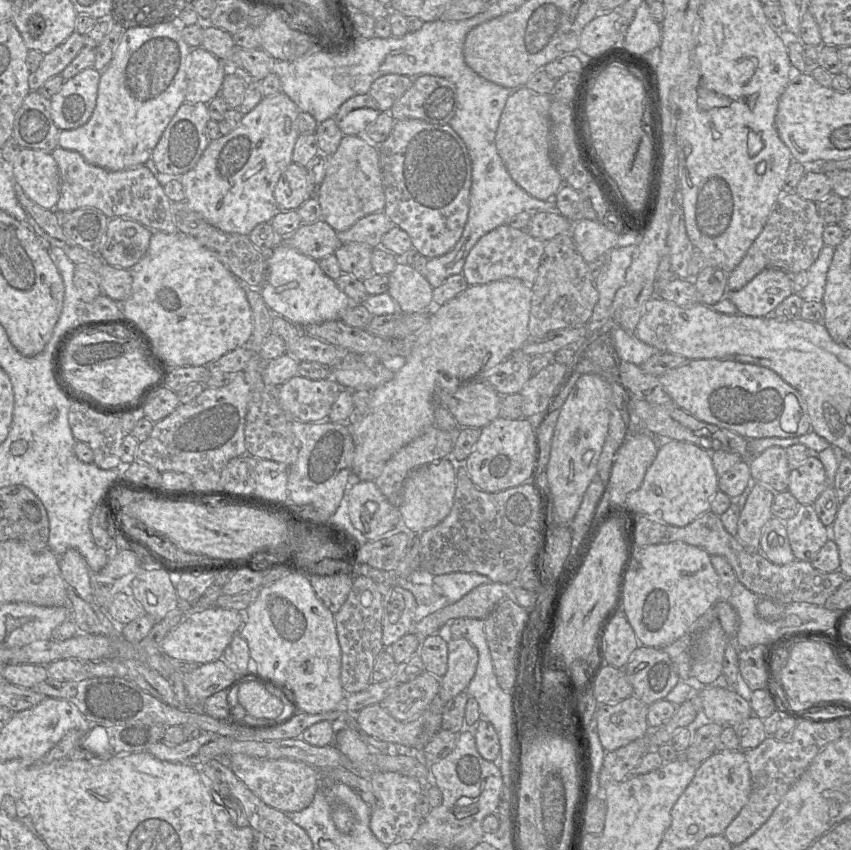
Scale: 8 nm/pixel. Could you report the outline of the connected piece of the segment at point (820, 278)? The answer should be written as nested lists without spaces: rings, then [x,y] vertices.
[[[824,245],[815,262],[807,269],[807,285],[798,293],[803,301],[822,301],[834,250],[835,248]]]

